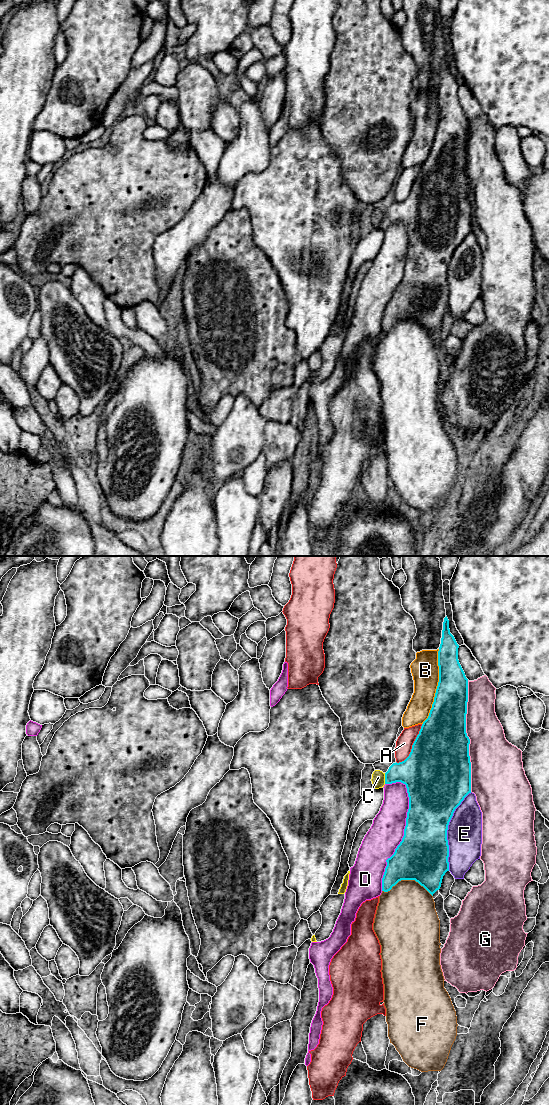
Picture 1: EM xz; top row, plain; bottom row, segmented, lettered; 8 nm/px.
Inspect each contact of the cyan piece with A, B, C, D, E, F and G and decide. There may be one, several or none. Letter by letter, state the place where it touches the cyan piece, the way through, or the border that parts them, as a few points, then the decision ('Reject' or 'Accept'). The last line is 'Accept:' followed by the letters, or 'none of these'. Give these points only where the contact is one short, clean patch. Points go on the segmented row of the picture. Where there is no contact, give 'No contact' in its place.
A: Touches cyan at xz (412, 745). Reject
B: Touches cyan at xz (437, 687). Reject
C: Touches cyan at xz (385, 778). Reject
D: Touches cyan at xz (404, 835). Reject
E: Touches cyan at xz (446, 831). Reject
F: Touches cyan at xz (407, 879). Reject
G: Touches cyan at xz (467, 736). Reject
Accept: none of these

